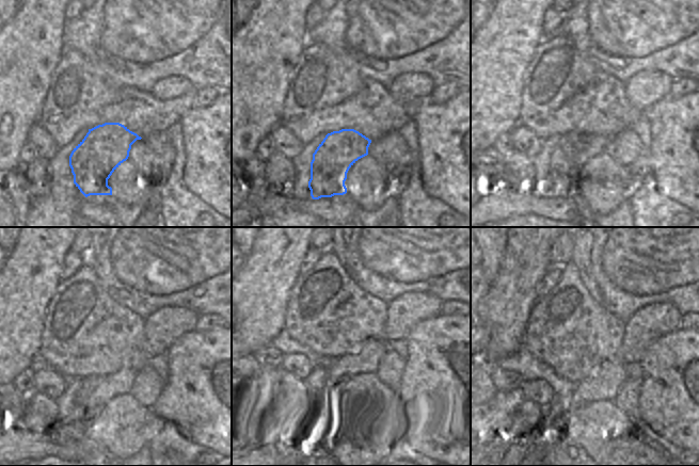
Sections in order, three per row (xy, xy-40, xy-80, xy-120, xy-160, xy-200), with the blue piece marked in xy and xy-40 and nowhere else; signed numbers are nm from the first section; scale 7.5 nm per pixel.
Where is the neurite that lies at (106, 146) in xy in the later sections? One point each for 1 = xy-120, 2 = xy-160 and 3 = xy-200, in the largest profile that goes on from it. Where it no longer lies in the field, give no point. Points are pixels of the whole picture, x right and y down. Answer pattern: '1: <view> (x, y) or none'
1: xy-120 (95, 391)
2: xy-160 (306, 440)
3: xy-200 (550, 444)

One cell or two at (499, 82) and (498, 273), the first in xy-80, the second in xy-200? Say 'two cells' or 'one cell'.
one cell

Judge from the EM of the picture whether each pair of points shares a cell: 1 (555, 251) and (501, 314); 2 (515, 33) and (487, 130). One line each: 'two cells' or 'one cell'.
1: two cells
2: one cell

